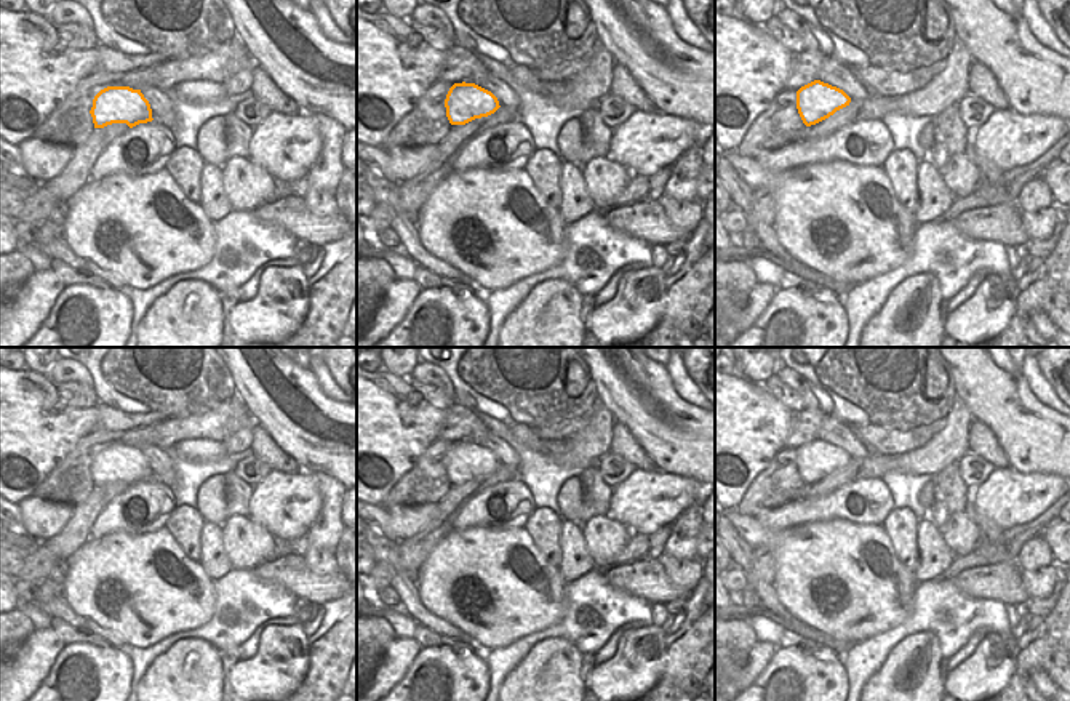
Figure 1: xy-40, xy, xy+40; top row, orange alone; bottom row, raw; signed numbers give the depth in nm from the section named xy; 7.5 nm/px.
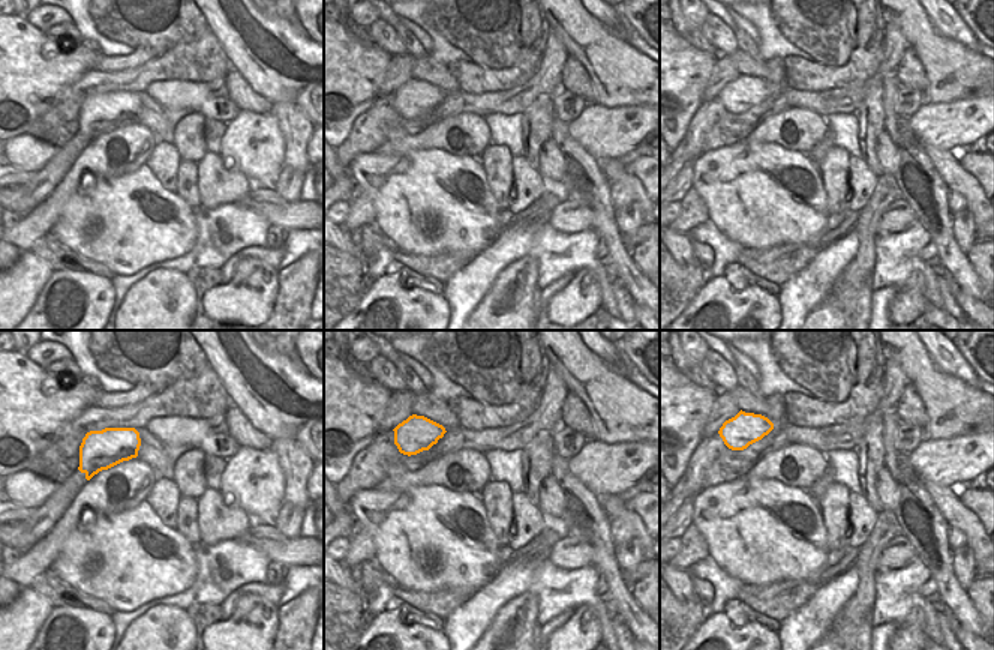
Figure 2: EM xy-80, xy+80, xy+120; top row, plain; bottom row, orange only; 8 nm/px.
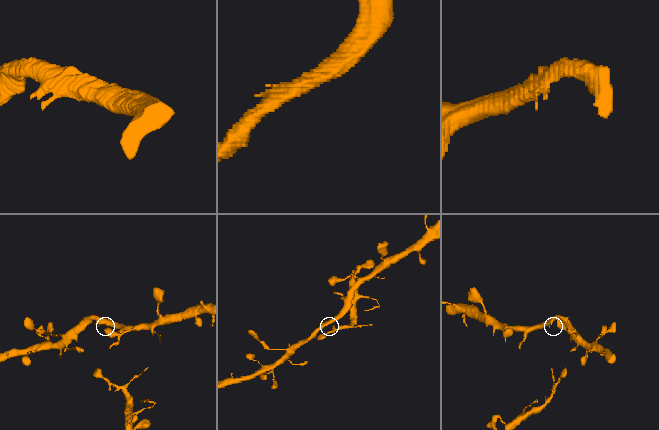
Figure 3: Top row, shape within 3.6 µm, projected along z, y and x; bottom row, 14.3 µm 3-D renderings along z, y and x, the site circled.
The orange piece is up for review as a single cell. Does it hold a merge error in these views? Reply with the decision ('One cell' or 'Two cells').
One cell

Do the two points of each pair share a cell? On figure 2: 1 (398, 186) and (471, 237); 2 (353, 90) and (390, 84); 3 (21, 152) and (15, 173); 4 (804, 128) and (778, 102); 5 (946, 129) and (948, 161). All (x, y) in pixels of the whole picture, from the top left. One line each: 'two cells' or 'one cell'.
1: one cell
2: two cells
3: two cells
4: two cells
5: two cells

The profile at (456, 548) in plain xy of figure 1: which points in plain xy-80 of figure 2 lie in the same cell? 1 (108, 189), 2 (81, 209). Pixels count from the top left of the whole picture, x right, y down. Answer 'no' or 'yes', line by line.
1: yes
2: yes

